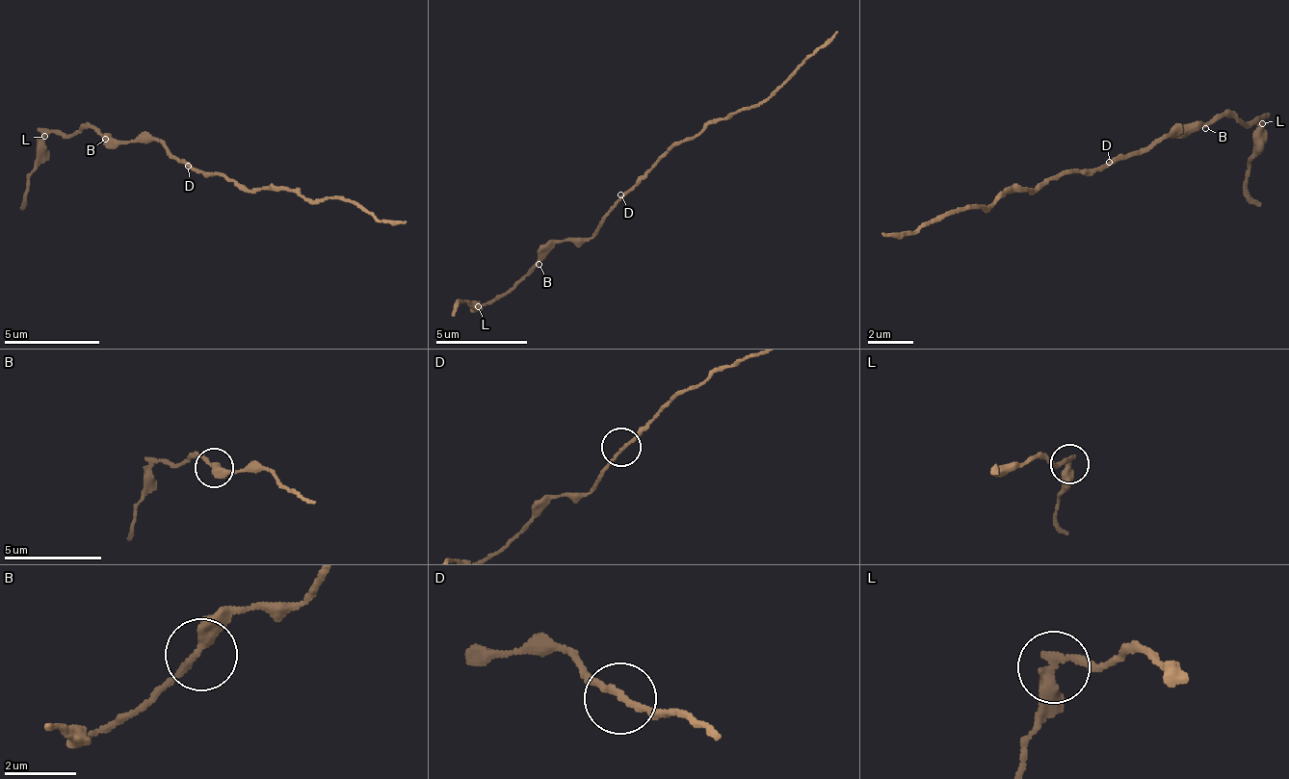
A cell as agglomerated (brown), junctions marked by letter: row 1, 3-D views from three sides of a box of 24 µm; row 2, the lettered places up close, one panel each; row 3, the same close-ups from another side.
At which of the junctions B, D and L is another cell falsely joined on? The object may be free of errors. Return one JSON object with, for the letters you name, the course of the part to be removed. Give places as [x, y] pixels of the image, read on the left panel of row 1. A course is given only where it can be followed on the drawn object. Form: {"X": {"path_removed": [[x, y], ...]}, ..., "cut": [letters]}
{"L": {"path_removed": [[45, 135], [45, 159], [25, 190], [21, 211]]}, "cut": ["L"]}

